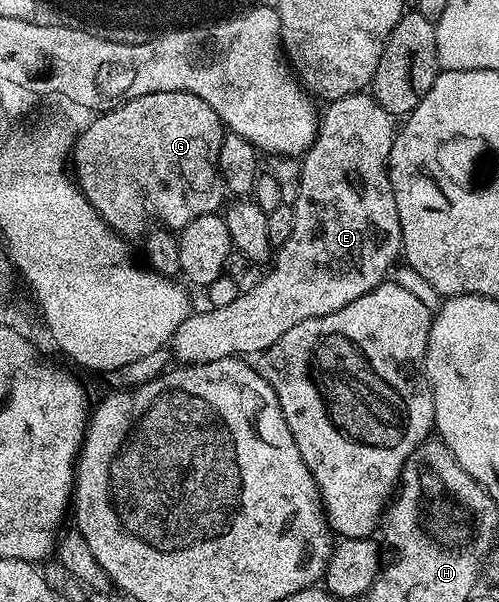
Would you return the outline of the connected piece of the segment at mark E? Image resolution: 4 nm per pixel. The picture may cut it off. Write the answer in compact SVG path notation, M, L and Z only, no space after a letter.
M356 92L338 100L330 100L324 107L323 115L320 117L317 126L315 142L300 161L301 185L298 190L298 198L292 204L293 212L295 213L295 226L291 226L291 238L287 238L287 242L276 249L275 259L272 261L272 264L274 263L273 272L266 271L261 277L259 286L242 291L241 296L235 298L235 302L231 302L227 306L219 306L218 308L206 307L204 309L205 312L194 311L174 330L171 352L173 356L175 354L181 359L178 361L182 365L206 364L207 362L222 360L228 356L245 358L248 357L248 352L254 352L254 354L266 352L275 342L279 342L279 338L283 338L283 334L287 334L287 330L291 330L291 326L303 322L307 318L319 318L327 314L335 314L335 310L343 310L343 306L355 302L355 298L363 298L363 294L367 294L379 287L380 284L386 283L391 269L398 263L399 257L402 255L401 231L397 229L397 212L393 212L395 196L389 196L391 182L389 181L388 169L389 155L391 154L391 146L393 145L393 137L395 135L394 117L390 116L387 110L383 110L383 106L379 106L379 102L374 100L372 95L365 92Z

